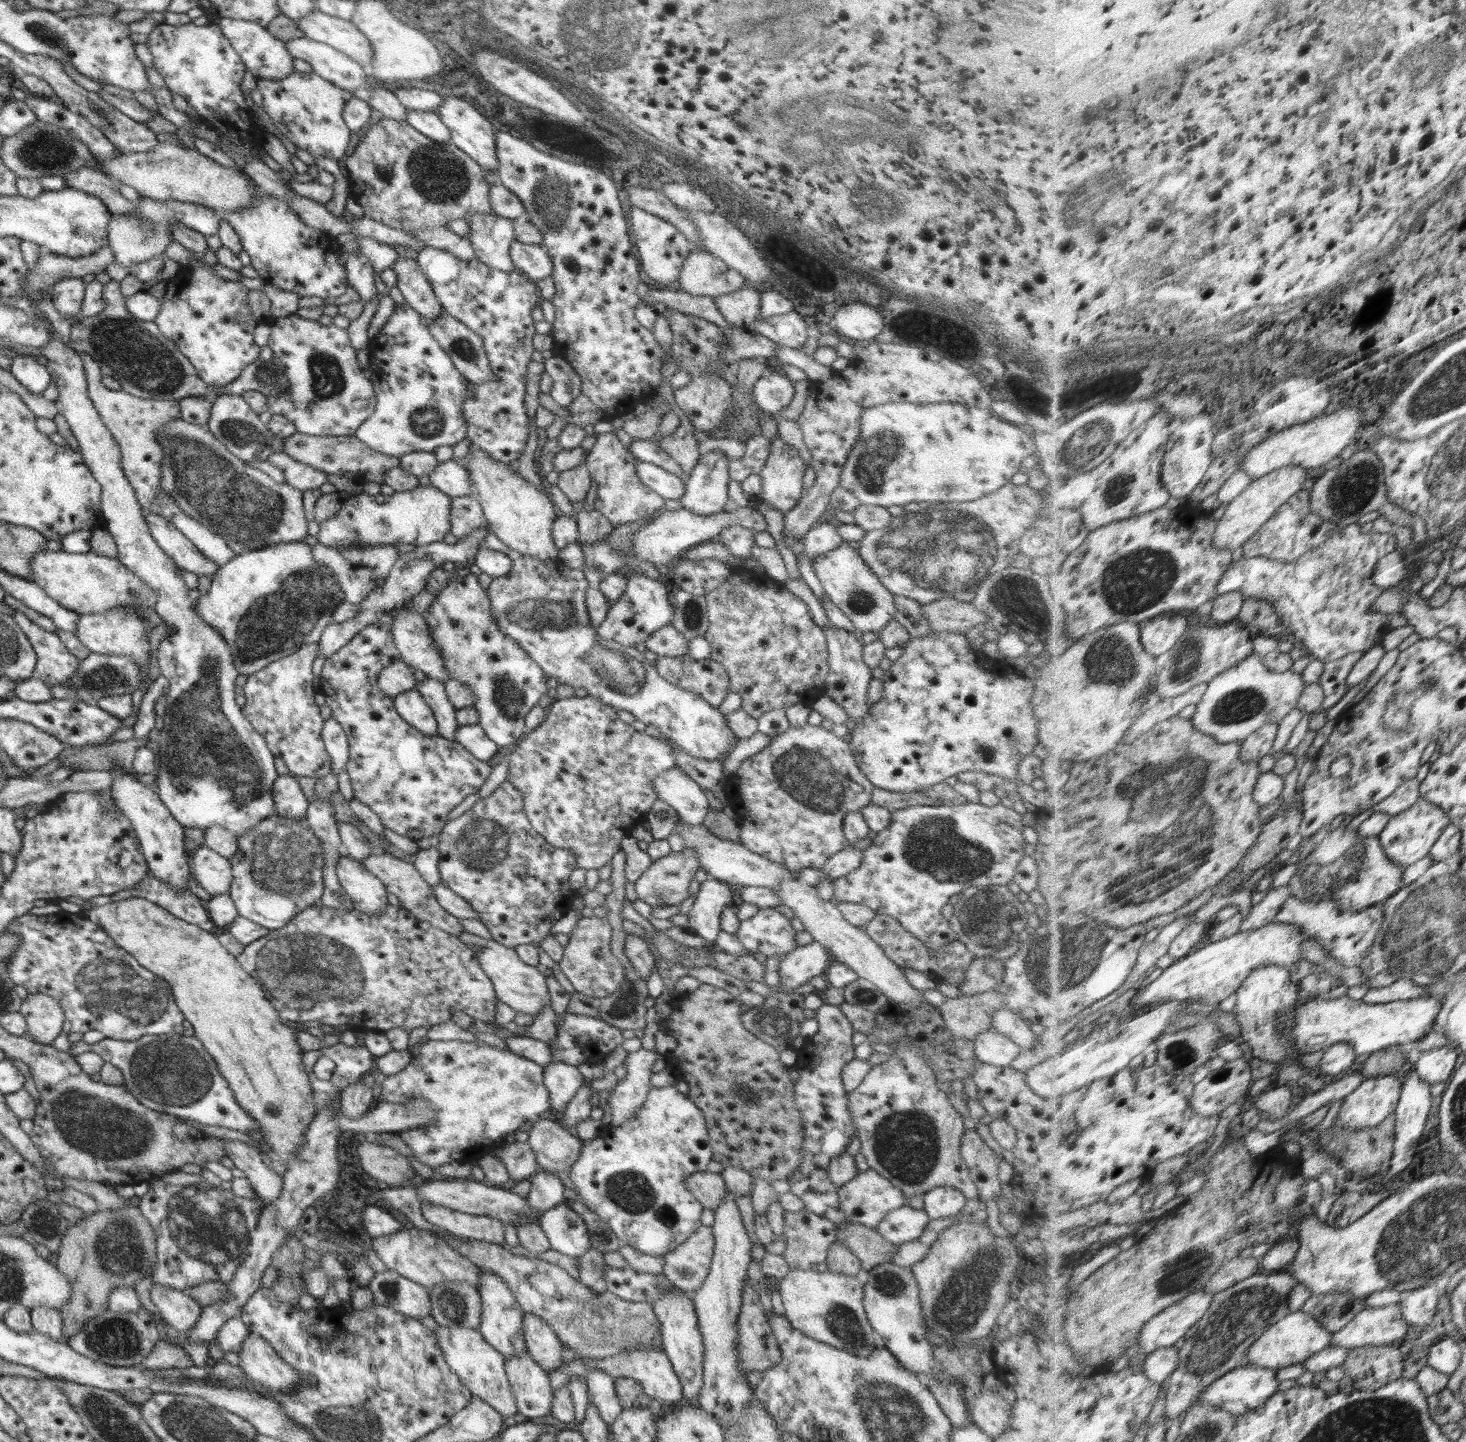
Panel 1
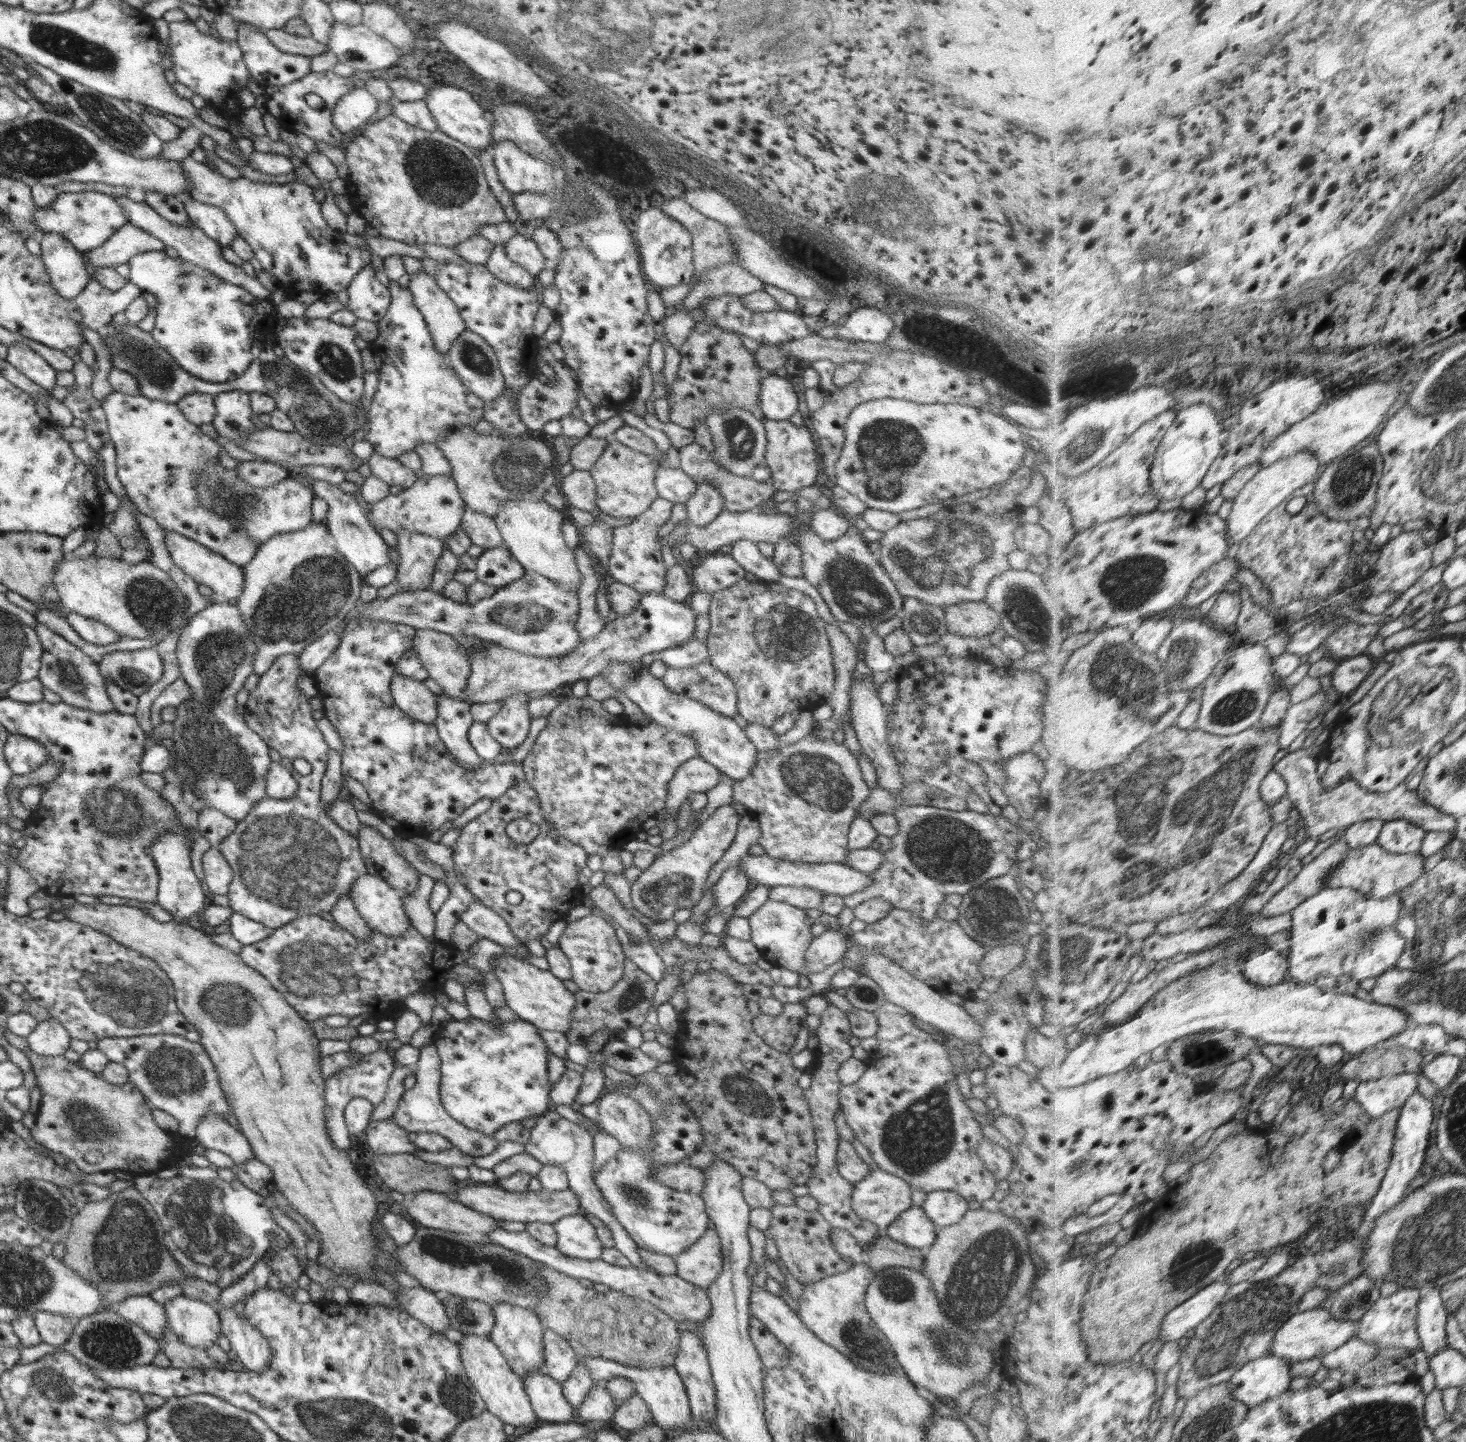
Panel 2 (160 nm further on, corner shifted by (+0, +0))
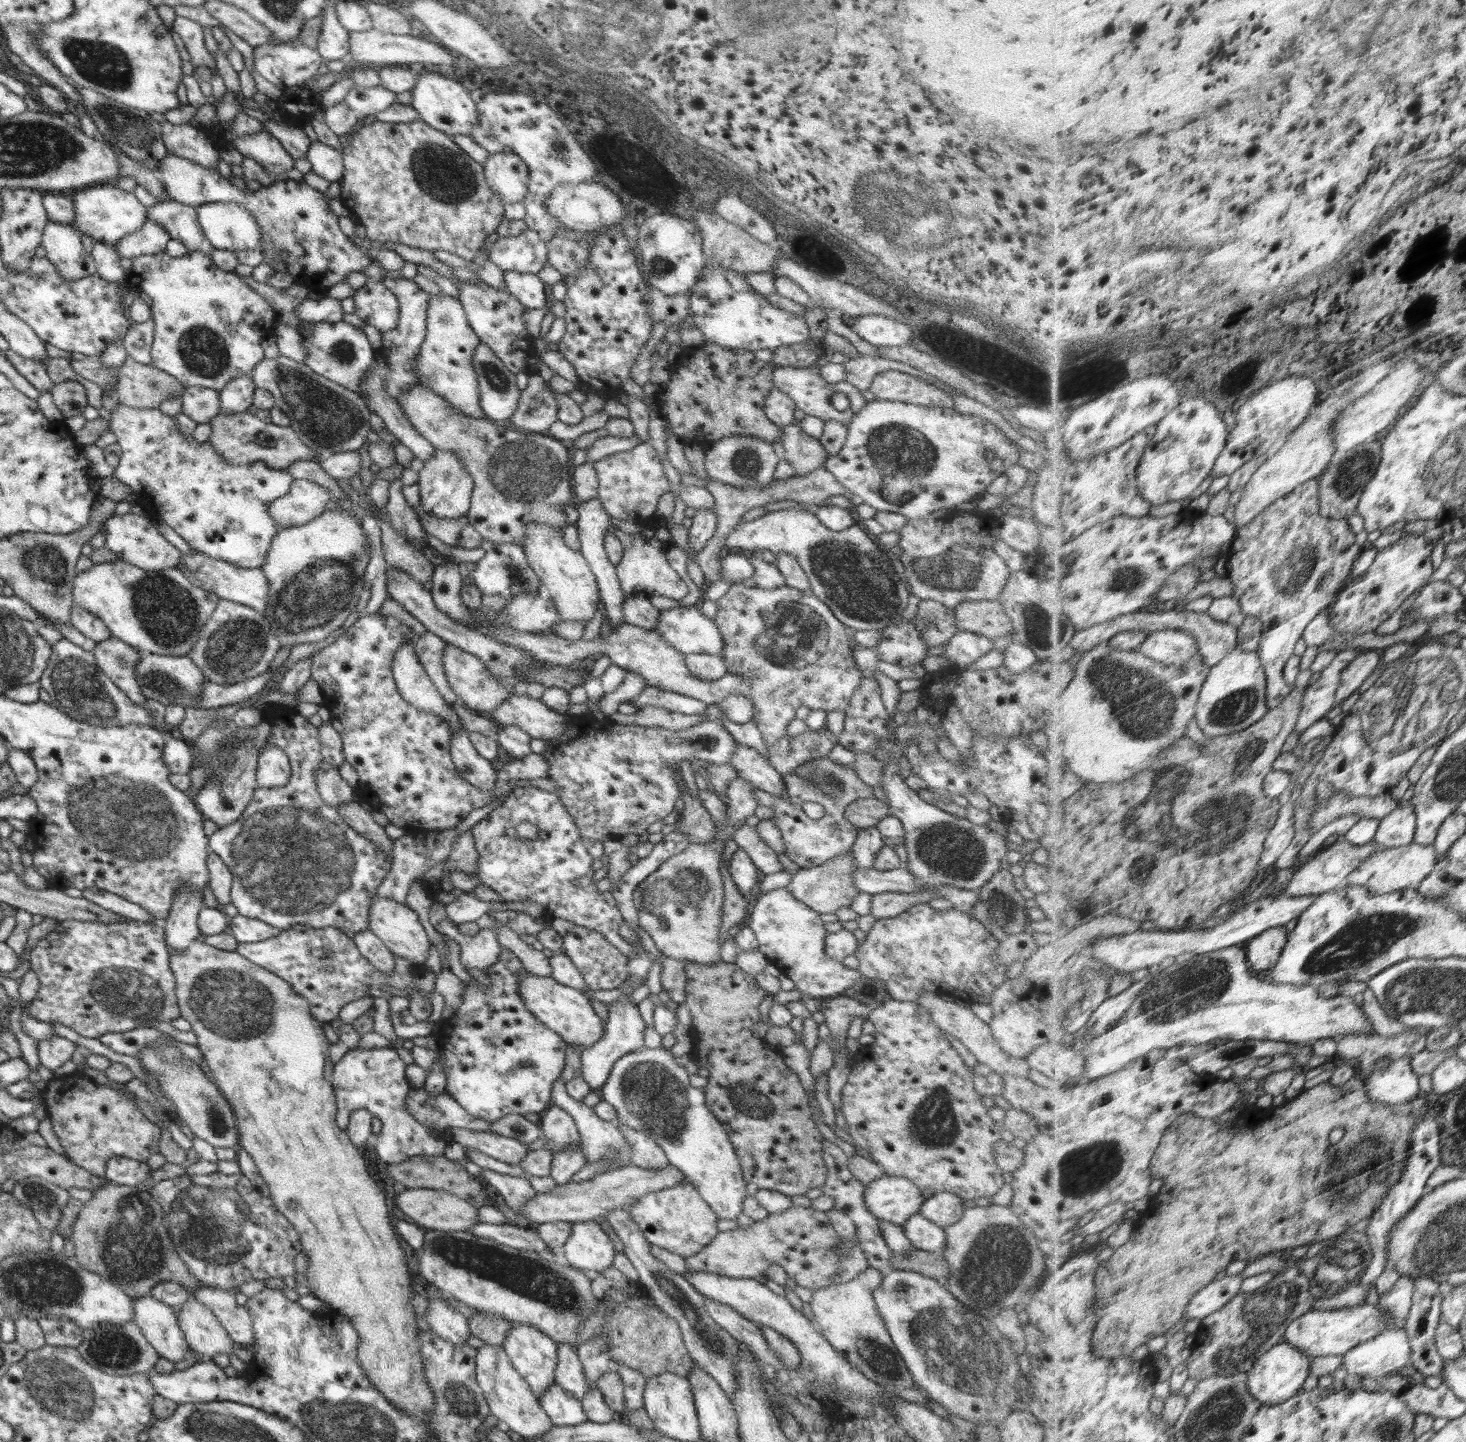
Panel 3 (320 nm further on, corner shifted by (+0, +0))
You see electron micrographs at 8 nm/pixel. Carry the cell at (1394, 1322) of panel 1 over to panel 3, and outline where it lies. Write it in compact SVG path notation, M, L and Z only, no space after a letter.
M1402 1275L1396 1286L1381 1296L1380 1306L1391 1318L1393 1329L1406 1328L1414 1304L1416 1292L1415 1279L1411 1275Z

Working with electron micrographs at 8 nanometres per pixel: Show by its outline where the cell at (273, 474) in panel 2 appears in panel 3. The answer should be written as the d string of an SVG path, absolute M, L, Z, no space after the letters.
M119 403L110 413L109 421L108 431L116 436L116 444L118 444L122 450L120 464L118 464L118 467L114 470L114 476L124 485L132 489L132 494L135 494L140 503L150 504L152 510L154 510L166 524L170 525L194 551L200 551L200 553L204 553L206 557L231 562L236 566L255 569L261 568L265 563L266 553L270 550L272 539L274 539L274 535L276 535L280 529L275 525L274 519L270 516L269 503L276 500L278 497L284 496L290 490L291 483L294 480L286 469L272 469L260 462L254 465L228 465L228 463L220 457L220 454L216 453L216 449L210 445L210 441L200 445L194 440L192 434L191 437L182 436L177 429L176 418L172 418L158 409L134 409L126 406L126 404Z

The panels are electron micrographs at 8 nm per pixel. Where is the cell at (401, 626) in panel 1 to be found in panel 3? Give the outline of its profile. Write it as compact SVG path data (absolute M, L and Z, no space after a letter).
M447 642L447 646L445 646L443 667L448 686L455 692L458 701L464 703L471 711L478 714L487 715L488 712L493 712L507 698L510 698L515 693L519 693L515 692L515 690L510 690L508 686L502 686L500 682L496 684L496 678L492 678L493 674L478 657L462 650L458 646L454 646L451 642Z

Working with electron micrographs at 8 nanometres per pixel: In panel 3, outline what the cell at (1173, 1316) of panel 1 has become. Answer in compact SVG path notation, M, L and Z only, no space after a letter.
M1243 1273L1228 1275L1223 1279L1211 1282L1191 1301L1185 1314L1188 1320L1203 1321L1207 1316L1222 1310L1231 1300L1243 1291L1245 1281Z

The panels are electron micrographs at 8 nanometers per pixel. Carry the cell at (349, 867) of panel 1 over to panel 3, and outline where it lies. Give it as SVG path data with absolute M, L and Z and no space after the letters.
M378 894L372 896L370 909L368 909L368 929L379 938L390 953L408 959L412 965L425 965L431 943L419 922L417 913L407 905L392 899L380 898Z

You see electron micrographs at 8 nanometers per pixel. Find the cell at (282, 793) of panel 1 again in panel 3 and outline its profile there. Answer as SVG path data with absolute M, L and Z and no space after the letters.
M274 743L259 752L256 780L258 787L274 788L288 784L291 766L288 755Z

